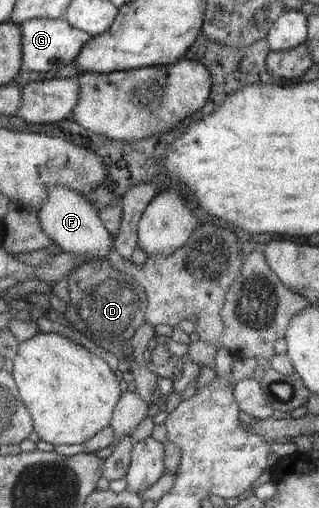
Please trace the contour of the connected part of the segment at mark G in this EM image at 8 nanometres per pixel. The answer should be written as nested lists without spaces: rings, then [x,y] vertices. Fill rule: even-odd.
[[[47,17],[28,19],[18,24],[21,28],[21,74],[29,71],[59,71],[71,67],[79,50],[90,38],[88,33],[71,27],[63,18]]]

